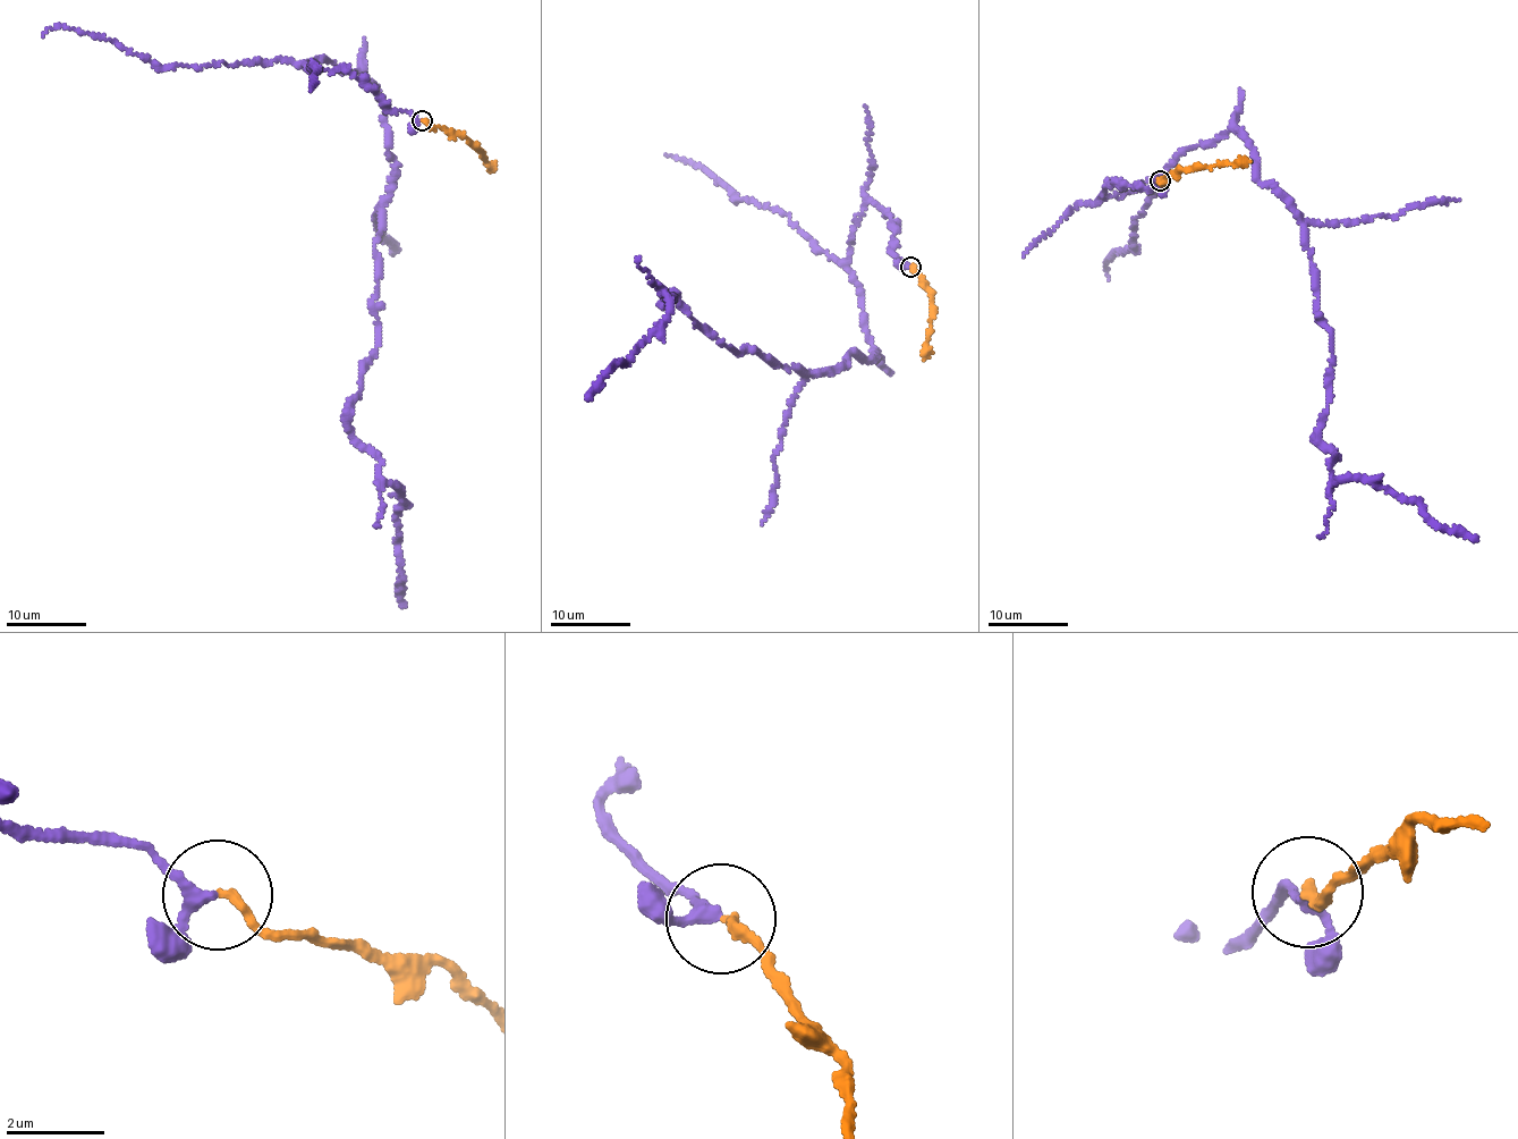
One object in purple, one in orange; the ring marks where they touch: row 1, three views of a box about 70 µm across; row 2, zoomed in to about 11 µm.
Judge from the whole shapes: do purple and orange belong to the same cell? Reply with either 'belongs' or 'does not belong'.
belongs

